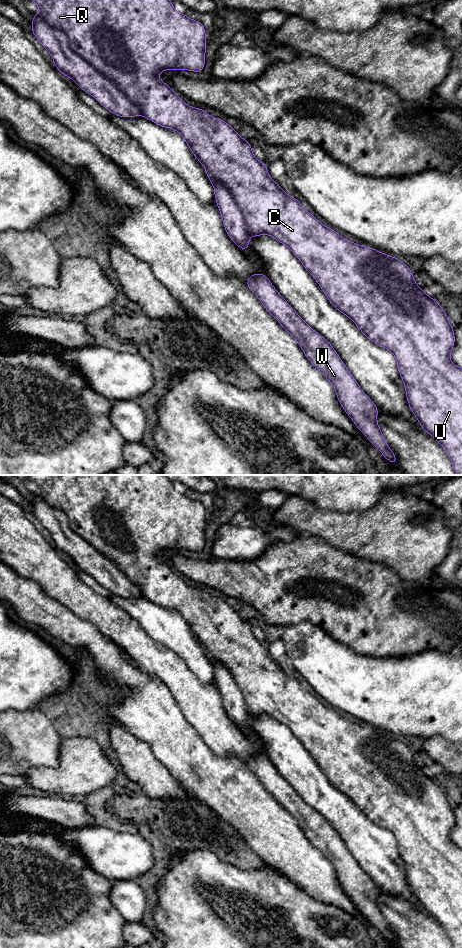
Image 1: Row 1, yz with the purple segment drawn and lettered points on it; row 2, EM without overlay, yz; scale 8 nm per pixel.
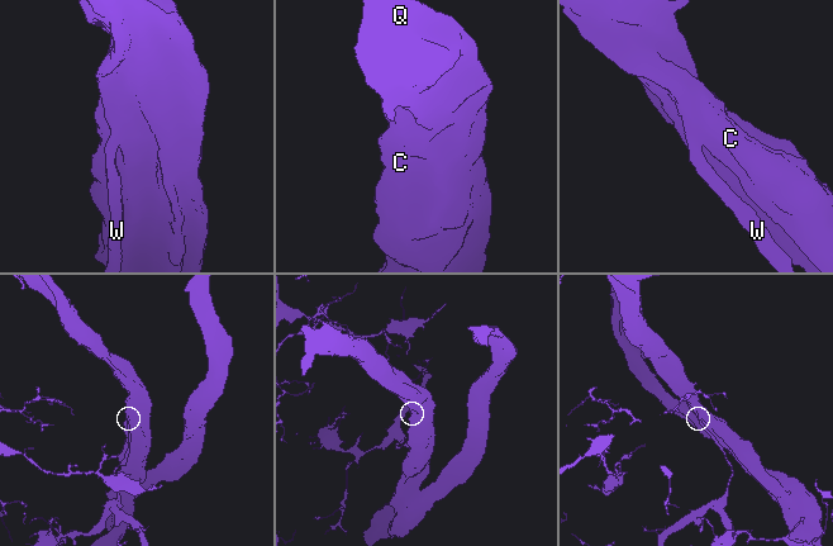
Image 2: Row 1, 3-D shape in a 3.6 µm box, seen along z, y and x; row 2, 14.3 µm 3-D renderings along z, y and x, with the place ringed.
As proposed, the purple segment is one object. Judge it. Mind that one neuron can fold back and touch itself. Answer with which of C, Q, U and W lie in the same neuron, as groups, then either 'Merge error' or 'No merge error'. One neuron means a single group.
Groups: C Q U W. No merge error

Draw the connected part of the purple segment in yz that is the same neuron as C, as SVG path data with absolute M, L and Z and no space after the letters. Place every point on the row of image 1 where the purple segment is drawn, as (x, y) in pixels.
M31 0L39 7L39 14L33 14L31 21L32 34L38 39L41 45L51 54L54 66L64 76L72 79L87 94L94 97L102 106L110 111L111 114L122 118L135 116L145 116L153 123L178 131L192 154L206 168L205 174L209 178L210 183L214 186L214 195L216 204L219 208L225 231L228 237L243 251L249 247L249 237L258 237L266 234L273 237L281 244L287 246L292 253L303 264L303 267L317 281L324 294L327 296L330 304L339 312L350 318L360 331L373 343L379 347L383 347L393 353L397 361L397 368L401 379L405 386L406 398L410 410L417 418L422 429L430 434L445 450L450 458L453 468L457 475L462 475L462 368L453 364L450 359L450 352L455 346L454 328L451 327L449 318L445 311L441 308L438 300L428 296L421 287L417 285L410 268L400 259L392 257L386 253L378 252L373 247L363 247L355 242L350 242L341 237L338 232L332 228L326 227L308 212L295 197L288 195L281 186L271 179L268 174L267 165L256 159L253 154L249 140L244 140L228 123L221 118L213 118L202 108L194 108L188 106L178 94L176 94L165 82L159 77L158 73L165 70L189 70L201 73L205 66L206 54L206 32L202 22L190 19L183 13L177 12L173 7L171 0Z

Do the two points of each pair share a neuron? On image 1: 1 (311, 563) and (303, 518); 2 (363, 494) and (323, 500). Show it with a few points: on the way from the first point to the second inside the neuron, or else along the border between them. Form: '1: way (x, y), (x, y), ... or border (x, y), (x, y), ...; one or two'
1: border (297, 534), (316, 535), (329, 542); two
2: way (353, 494), (333, 494); one

